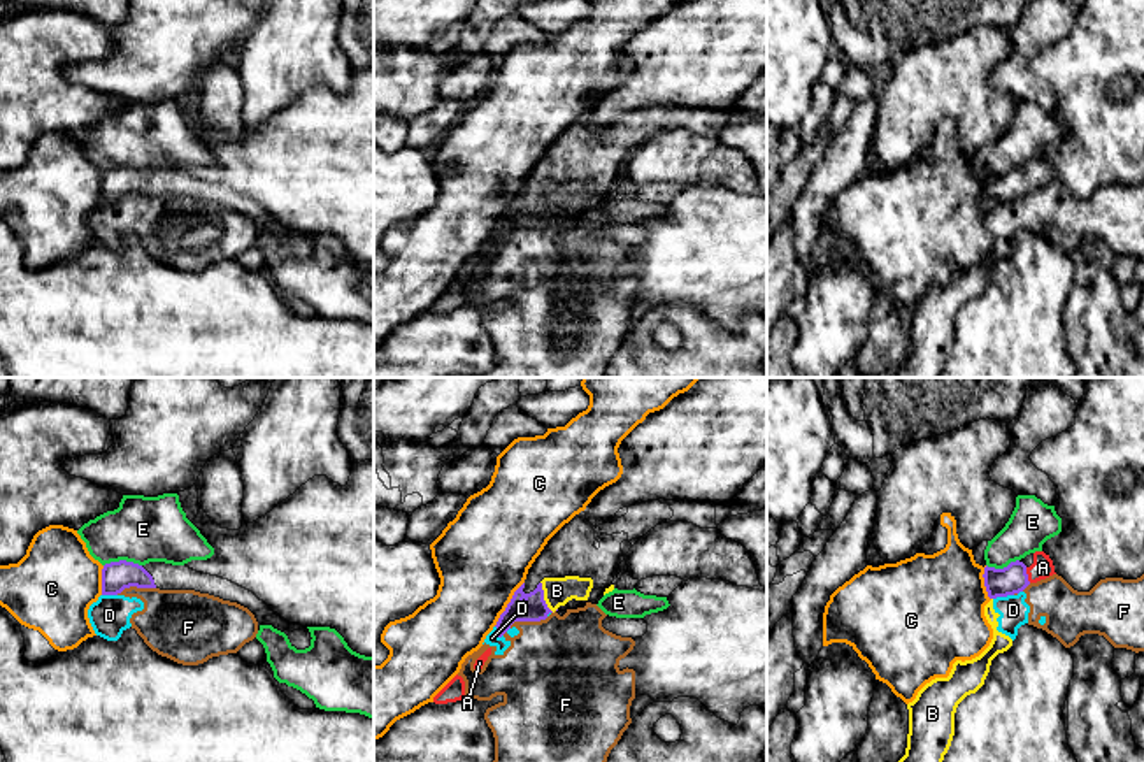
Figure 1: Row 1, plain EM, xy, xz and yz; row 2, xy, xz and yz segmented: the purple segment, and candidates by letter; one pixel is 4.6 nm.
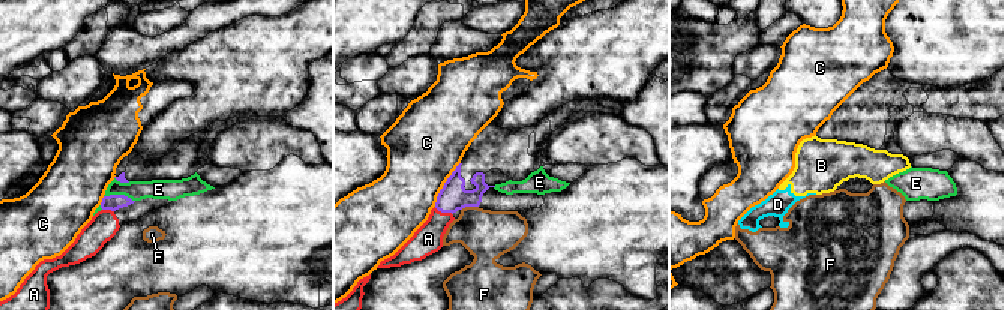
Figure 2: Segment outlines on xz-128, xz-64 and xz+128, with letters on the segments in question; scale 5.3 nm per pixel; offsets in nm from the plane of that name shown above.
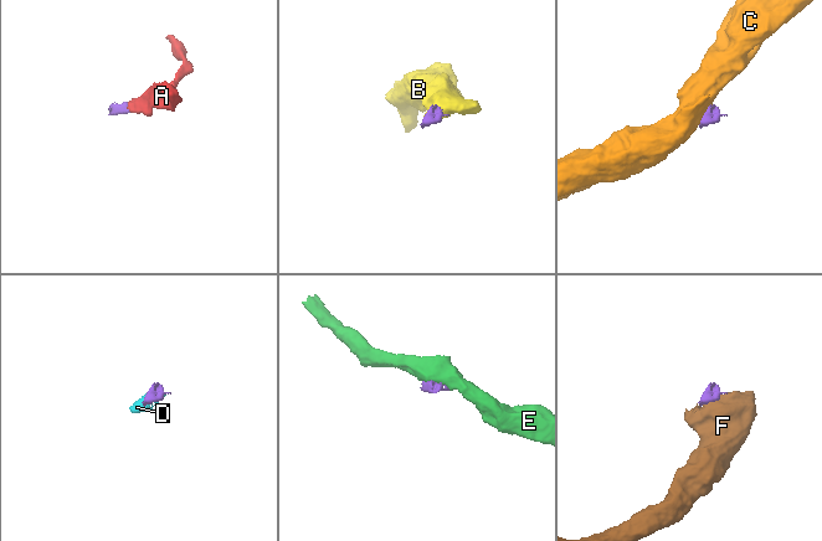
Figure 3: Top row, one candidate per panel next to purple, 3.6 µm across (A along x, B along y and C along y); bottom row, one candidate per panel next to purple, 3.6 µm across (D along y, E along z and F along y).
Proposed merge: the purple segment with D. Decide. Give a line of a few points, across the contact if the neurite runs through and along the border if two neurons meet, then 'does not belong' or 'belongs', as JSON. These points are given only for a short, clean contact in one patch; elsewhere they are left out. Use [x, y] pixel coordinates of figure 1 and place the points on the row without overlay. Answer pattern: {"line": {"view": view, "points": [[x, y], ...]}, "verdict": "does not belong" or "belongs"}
{"line": {"view": "yz", "points": [[1013, 201], [993, 206]]}, "verdict": "does not belong"}

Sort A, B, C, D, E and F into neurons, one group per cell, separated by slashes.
A / B D F / C / E

